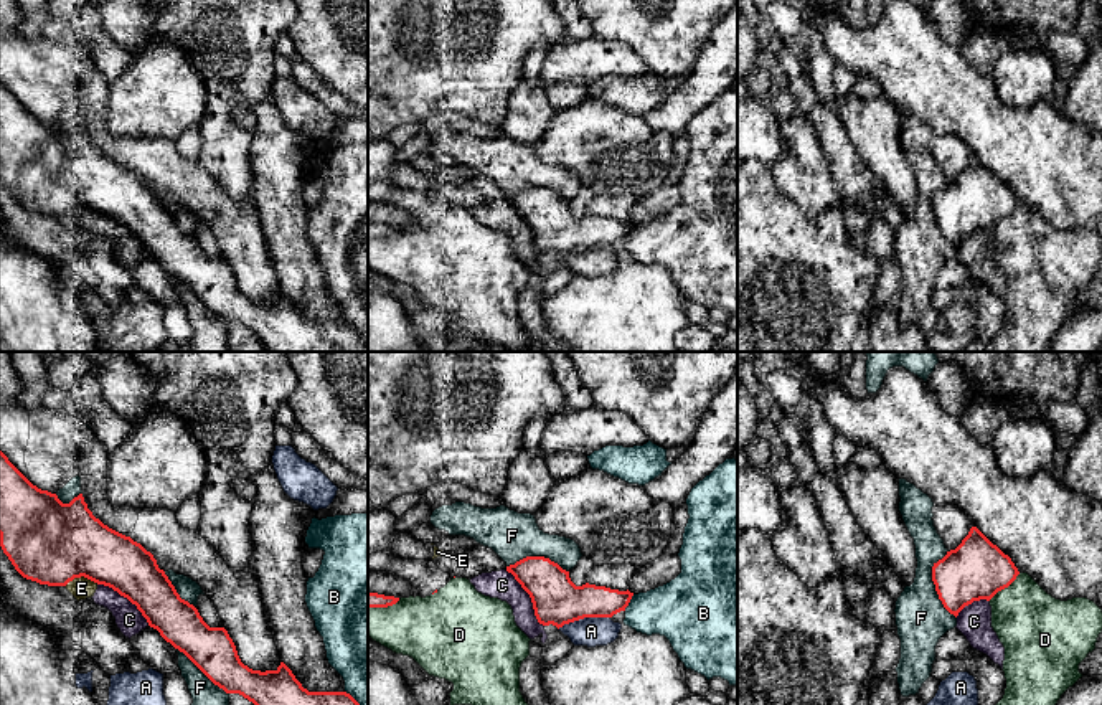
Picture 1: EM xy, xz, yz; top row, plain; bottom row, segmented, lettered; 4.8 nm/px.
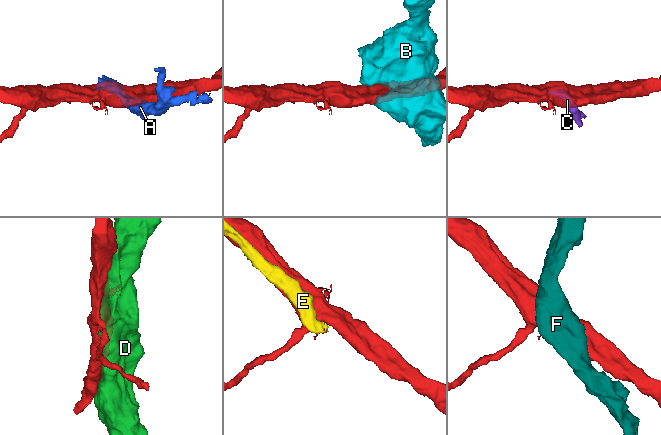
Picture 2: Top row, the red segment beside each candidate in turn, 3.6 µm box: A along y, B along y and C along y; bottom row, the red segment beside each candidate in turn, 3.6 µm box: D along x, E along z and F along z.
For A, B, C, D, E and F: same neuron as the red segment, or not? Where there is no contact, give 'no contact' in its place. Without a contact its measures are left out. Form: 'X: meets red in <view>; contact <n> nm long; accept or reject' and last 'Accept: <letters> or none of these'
A: meets red in xz; contact 260 nm long; reject
B: meets red in xz; contact 90 nm long; reject
C: meets red in xz; contact 340 nm long; reject
D: meets red in yz; contact 200 nm long; reject
E: meets red in xy; contact 170 nm long; reject
F: meets red in yz; contact 340 nm long; reject
Accept: none of these

